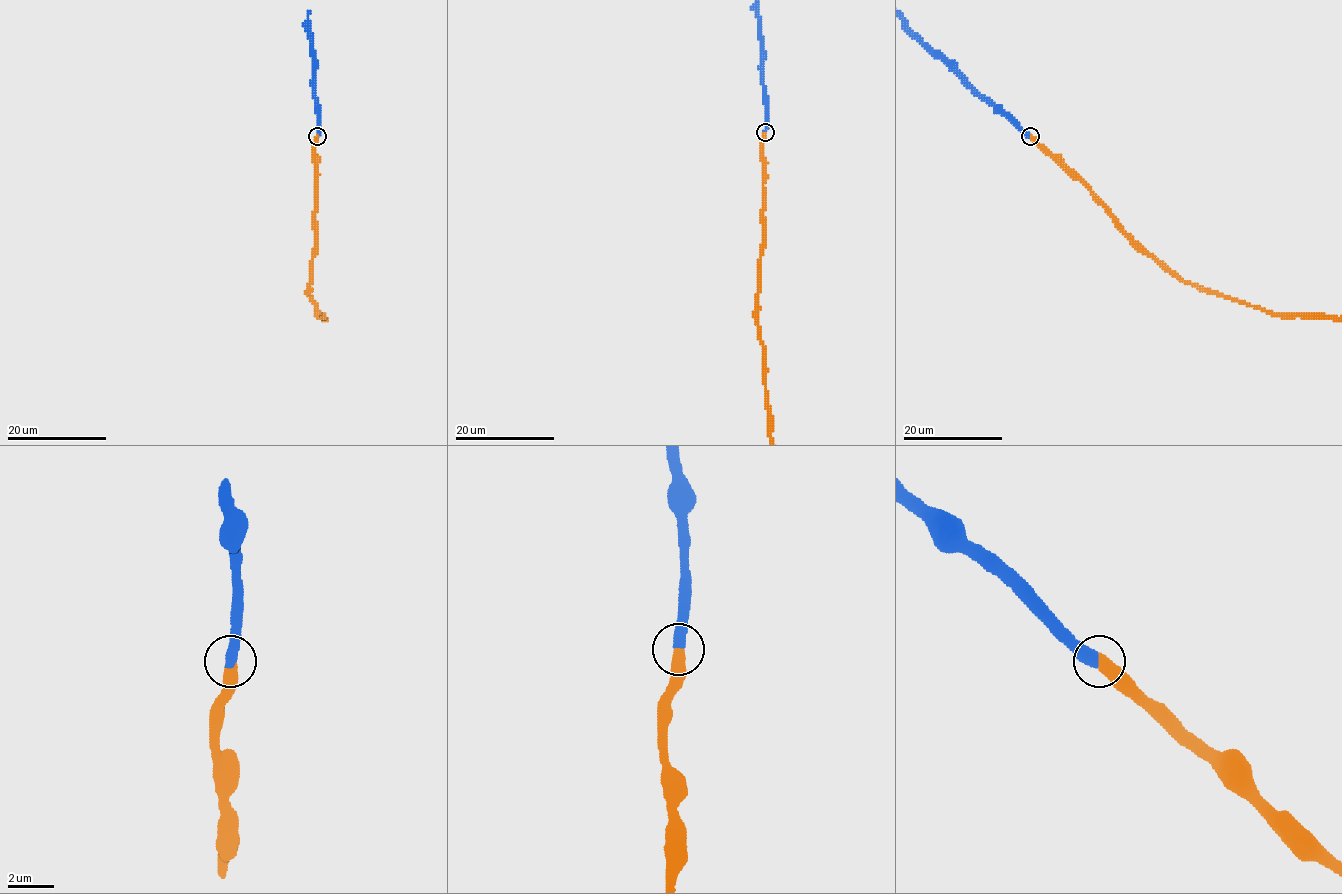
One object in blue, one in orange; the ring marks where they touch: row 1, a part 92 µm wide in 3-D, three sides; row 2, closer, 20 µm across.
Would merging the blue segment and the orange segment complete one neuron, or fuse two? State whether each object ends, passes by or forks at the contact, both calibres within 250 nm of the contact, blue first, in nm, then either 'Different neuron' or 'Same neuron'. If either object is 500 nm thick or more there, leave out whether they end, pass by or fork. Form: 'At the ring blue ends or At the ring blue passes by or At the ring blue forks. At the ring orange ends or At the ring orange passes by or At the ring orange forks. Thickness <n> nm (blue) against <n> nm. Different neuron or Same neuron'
Thickness 500 nm (blue) against 500 nm. Same neuron

